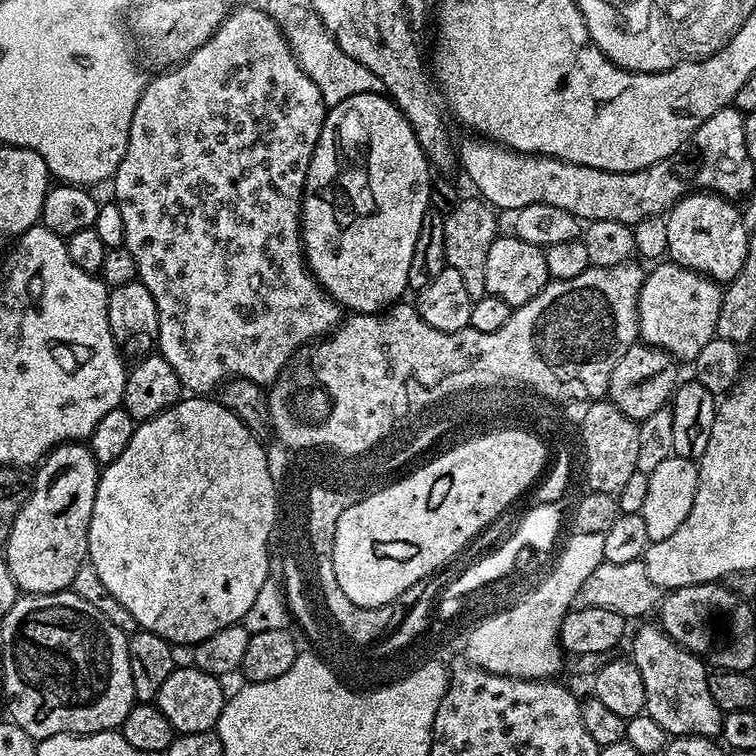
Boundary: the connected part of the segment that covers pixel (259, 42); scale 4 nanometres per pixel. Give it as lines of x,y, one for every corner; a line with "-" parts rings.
260,6
233,7
228,17
218,26
216,33
206,42
202,42
198,50
145,83
130,122
128,149
114,177
114,202
118,210
122,210
122,226
126,226
124,247
130,250
130,254
134,254
138,265
138,279
146,286
146,290
150,290
150,294
154,294
154,302
158,306
159,355
164,356
170,366
174,366
174,374
178,374
181,385
187,391
188,388
192,391
189,393
215,393
221,385
233,378
253,380
261,386
270,384
279,378
304,345
327,337
341,323
340,305
325,292
308,270
300,230
304,183
310,158
322,134
325,115
326,107
318,86
303,72
279,26

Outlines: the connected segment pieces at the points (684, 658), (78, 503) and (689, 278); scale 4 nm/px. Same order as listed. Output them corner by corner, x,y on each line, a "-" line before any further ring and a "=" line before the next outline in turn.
655,623
644,624
632,640
630,659
642,674
642,686
646,686
644,707
649,716
669,737
706,736
716,738
724,731
725,713
714,706
708,685
709,669
699,655
687,652
680,644
675,644
663,628
=
84,442
59,444
35,469
36,489
27,493
6,545
10,574
21,593
41,596
71,589
78,566
88,560
88,531
101,471
=
671,262
657,263
653,272
649,271
640,287
640,295
636,297
636,318
638,321
638,336
645,345
669,350
668,348
700,349
715,337
717,312
721,306
723,291
717,281
709,280
689,268
679,268

